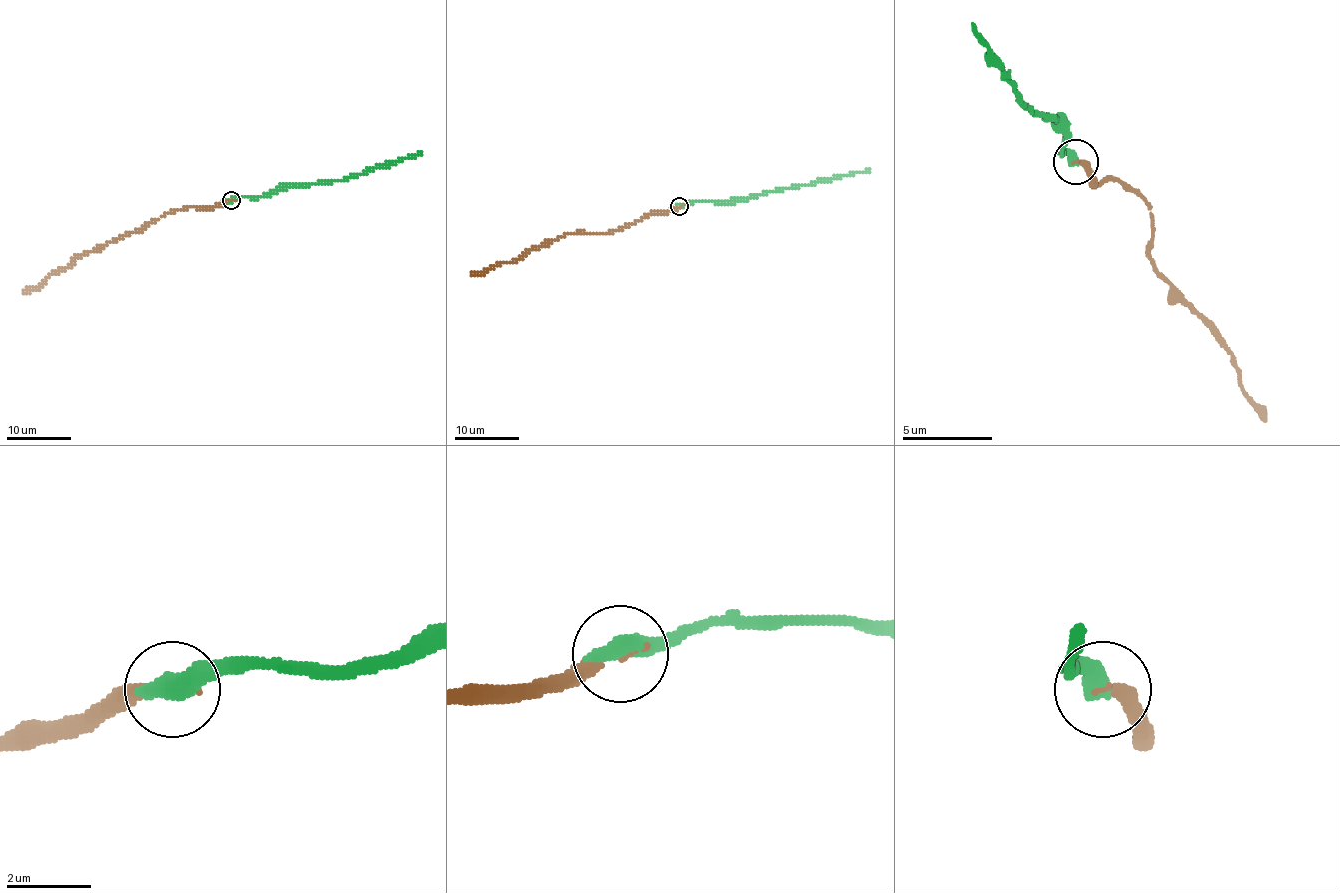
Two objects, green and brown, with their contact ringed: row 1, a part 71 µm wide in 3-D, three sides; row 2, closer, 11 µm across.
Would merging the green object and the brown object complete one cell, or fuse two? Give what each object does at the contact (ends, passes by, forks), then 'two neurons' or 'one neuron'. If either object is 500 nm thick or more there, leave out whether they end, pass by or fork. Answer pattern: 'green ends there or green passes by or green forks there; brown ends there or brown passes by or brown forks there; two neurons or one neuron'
one neuron

